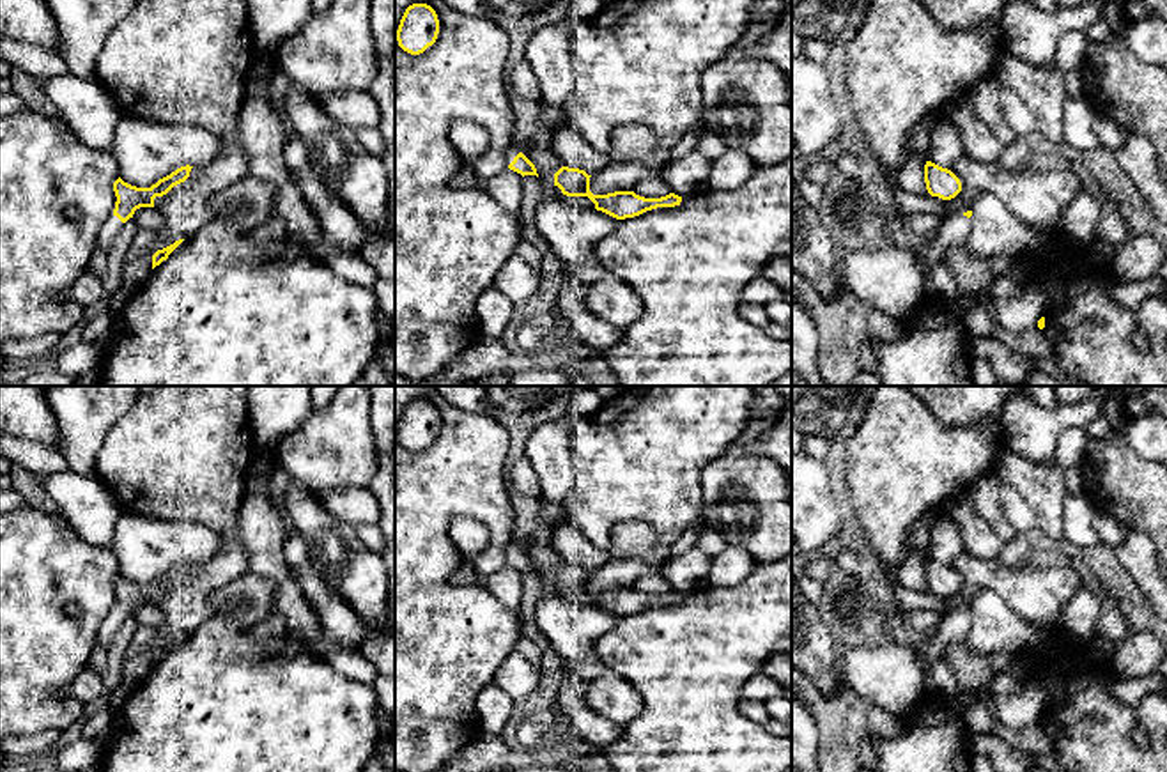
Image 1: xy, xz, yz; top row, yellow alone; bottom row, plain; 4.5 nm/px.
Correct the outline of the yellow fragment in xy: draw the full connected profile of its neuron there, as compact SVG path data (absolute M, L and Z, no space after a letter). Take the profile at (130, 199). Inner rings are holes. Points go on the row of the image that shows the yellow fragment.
M186 165L159 179L151 188L136 188L124 182L120 177L113 182L117 197L113 214L104 221L97 234L96 248L108 250L115 241L122 225L133 218L140 207L154 207L154 198L166 195L174 186L184 182L189 177L193 166Z

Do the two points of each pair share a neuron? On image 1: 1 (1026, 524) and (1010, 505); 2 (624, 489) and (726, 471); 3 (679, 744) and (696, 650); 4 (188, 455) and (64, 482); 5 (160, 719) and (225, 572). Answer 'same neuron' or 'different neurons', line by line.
1: same neuron
2: different neurons
3: same neuron
4: different neurons
5: different neurons

